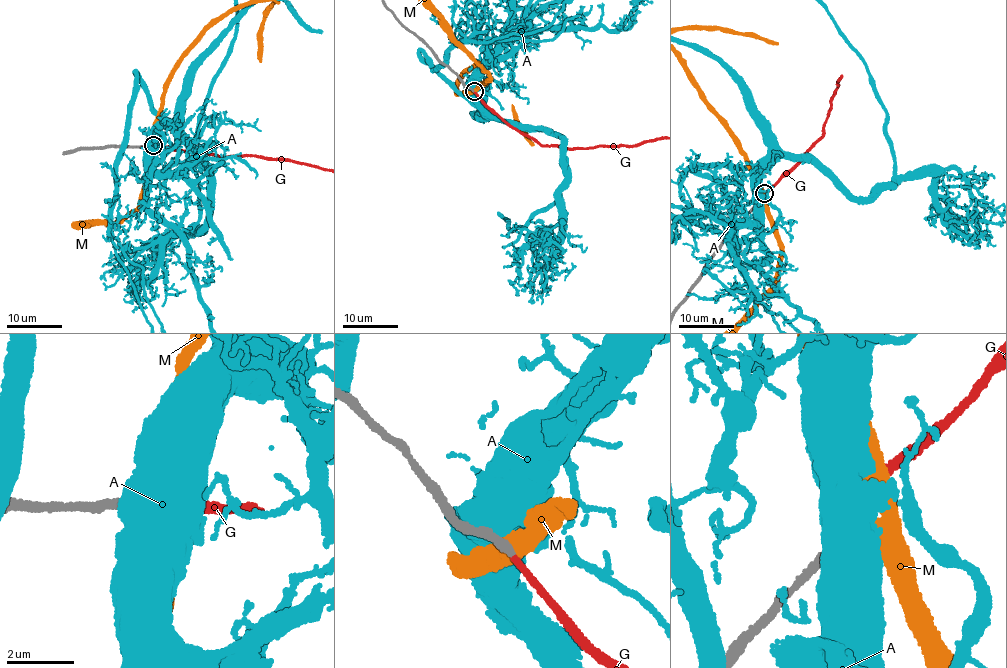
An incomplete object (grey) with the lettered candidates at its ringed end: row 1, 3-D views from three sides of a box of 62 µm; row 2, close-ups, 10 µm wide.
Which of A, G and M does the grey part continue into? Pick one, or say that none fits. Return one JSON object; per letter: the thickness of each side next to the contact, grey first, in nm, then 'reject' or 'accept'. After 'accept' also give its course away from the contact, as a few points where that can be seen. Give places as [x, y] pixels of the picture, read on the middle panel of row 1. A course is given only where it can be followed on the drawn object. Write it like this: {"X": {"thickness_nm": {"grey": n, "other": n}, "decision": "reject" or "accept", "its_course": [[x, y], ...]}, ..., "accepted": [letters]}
{"A": {"thickness_nm": {"grey": 360, "other": 800}, "decision": "reject"}, "G": {"thickness_nm": {"grey": 280, "other": 200}, "decision": "accept"}, "M": {"thickness_nm": {"grey": 280, "other": 400}, "decision": "reject"}, "accepted": ["G"]}

